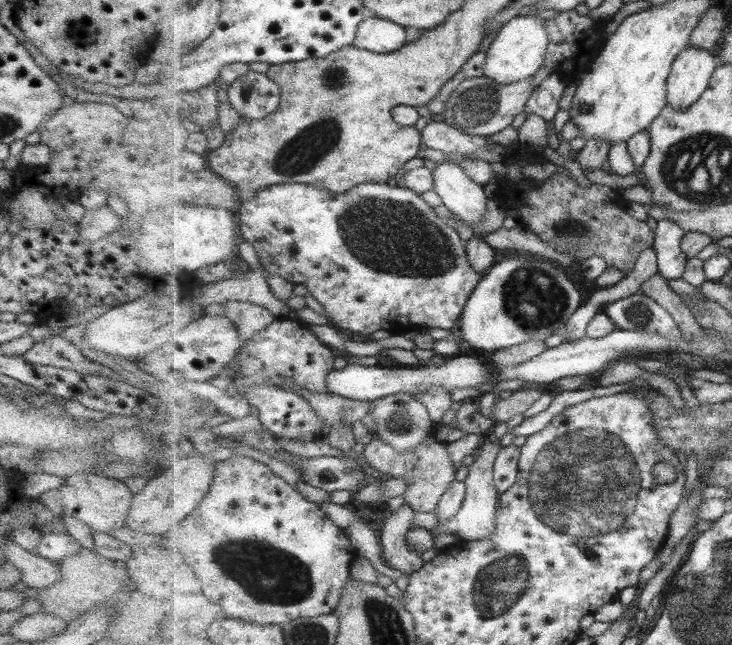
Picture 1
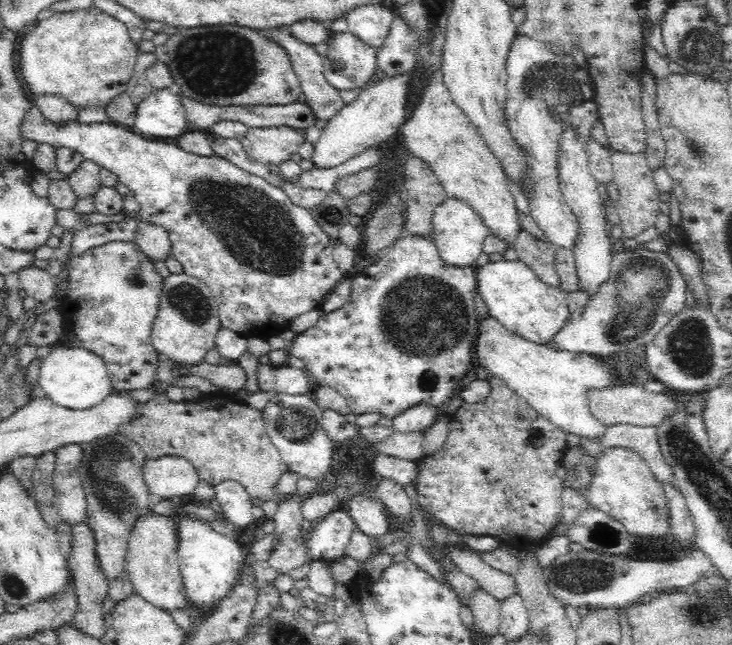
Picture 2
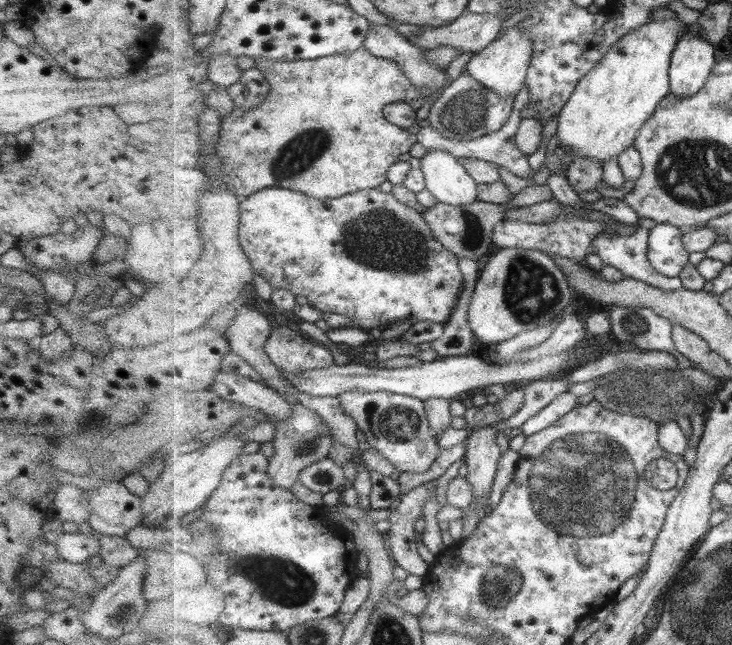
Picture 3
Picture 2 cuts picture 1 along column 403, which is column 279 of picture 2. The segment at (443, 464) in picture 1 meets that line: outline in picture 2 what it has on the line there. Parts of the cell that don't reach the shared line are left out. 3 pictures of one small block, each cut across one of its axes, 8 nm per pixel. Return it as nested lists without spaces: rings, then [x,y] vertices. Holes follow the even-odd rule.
[[[165,392],[147,402],[137,403],[134,408],[134,416],[124,424],[118,424],[114,433],[136,443],[144,454],[145,460],[163,456],[184,457],[192,463],[198,476],[208,484],[215,486],[222,480],[236,480],[244,486],[251,498],[260,498],[262,501],[280,498],[280,494],[274,493],[272,488],[280,477],[289,471],[289,466],[268,436],[262,411],[253,409],[248,404],[242,406],[242,402],[230,401],[230,404],[222,402],[218,407],[208,408],[203,403],[172,402]]]

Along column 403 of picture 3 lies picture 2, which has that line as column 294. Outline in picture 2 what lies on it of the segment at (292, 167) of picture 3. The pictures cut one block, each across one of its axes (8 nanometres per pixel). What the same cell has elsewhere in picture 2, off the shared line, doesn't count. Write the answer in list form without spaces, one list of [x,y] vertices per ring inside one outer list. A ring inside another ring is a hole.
[[[202,26],[202,28],[190,28],[190,32],[182,30],[176,36],[169,36],[166,43],[155,46],[154,53],[158,61],[169,66],[175,90],[204,104],[223,107],[257,107],[258,105],[269,107],[296,102],[301,94],[301,80],[294,72],[288,53],[274,41],[260,36],[250,28]],[[295,129],[249,130],[240,140],[243,150],[246,151],[246,159],[250,159],[250,162],[264,164],[264,166],[274,164],[278,167],[285,160],[290,160],[290,156],[296,154],[300,144],[304,142],[305,135],[296,132]]]

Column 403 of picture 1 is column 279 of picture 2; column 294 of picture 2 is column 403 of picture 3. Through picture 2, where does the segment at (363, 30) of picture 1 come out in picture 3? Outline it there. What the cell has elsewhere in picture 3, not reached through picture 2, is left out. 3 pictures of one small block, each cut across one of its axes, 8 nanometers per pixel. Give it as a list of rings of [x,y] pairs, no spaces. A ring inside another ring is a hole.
[[[371,26],[364,47],[375,56],[400,64],[405,76],[425,98],[431,98],[449,80],[445,69],[432,65],[426,59],[424,50],[403,38],[397,28]]]

